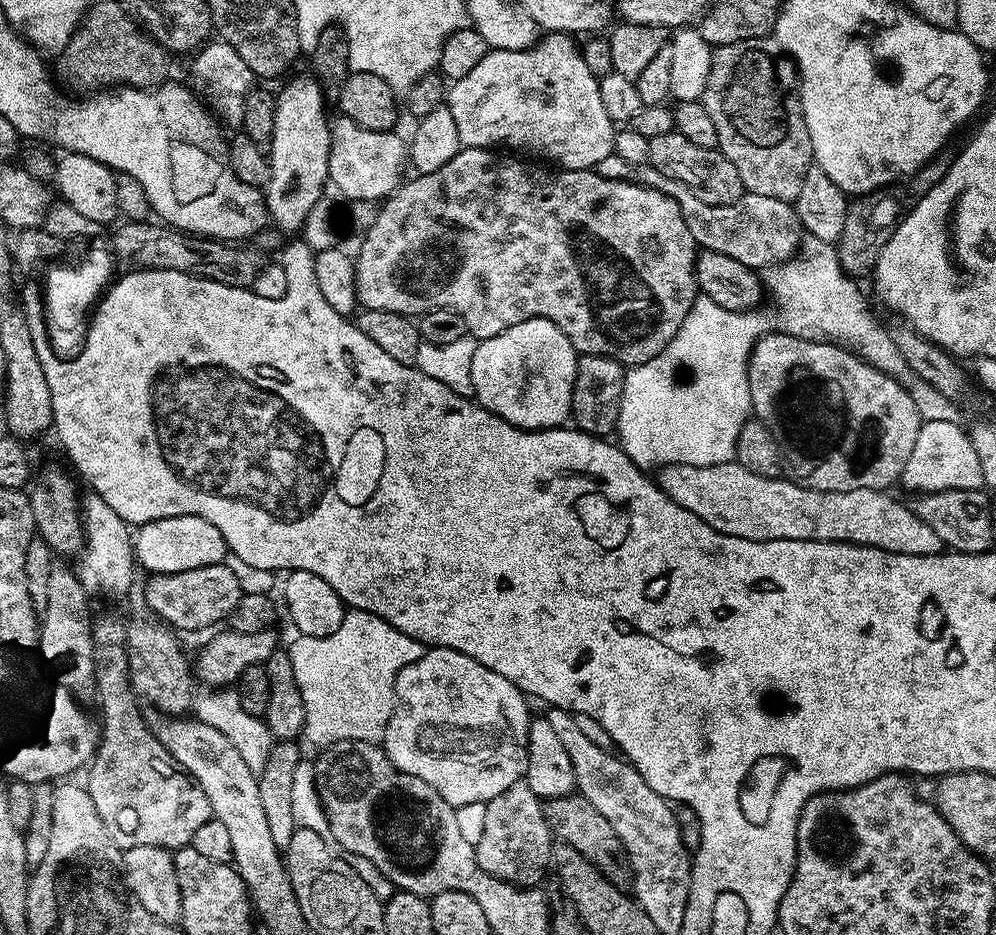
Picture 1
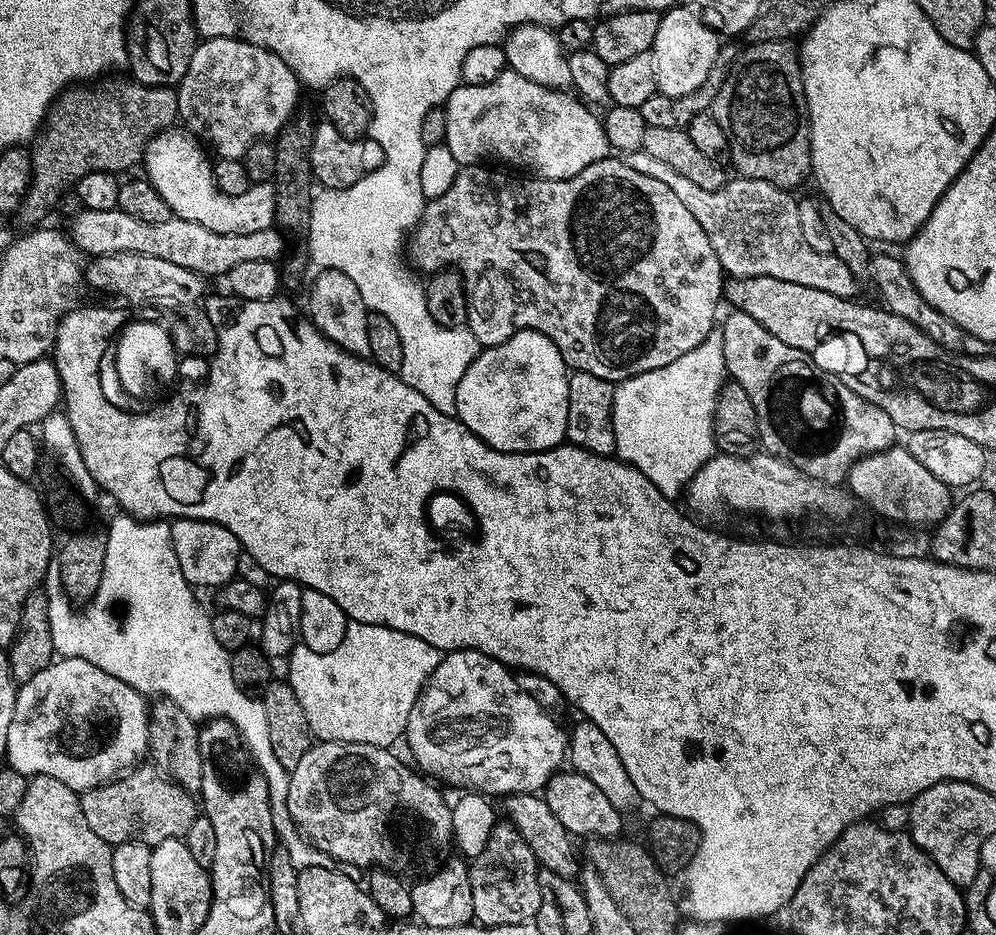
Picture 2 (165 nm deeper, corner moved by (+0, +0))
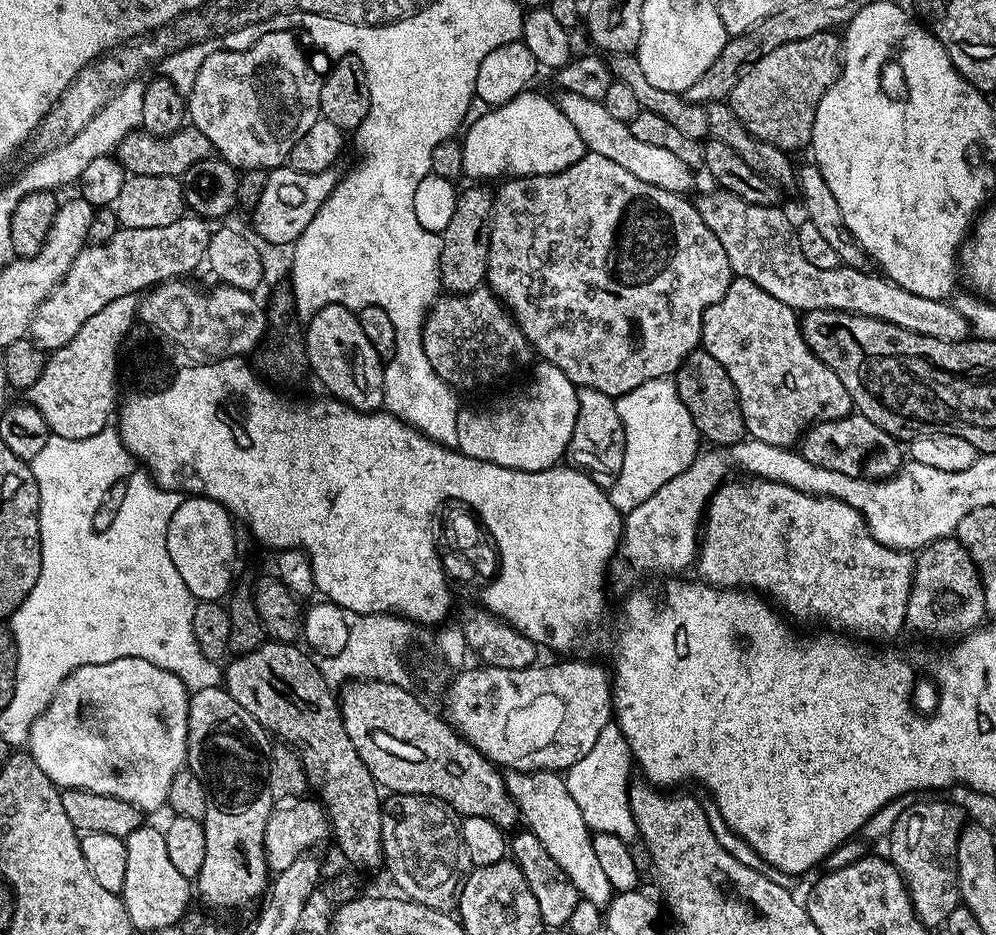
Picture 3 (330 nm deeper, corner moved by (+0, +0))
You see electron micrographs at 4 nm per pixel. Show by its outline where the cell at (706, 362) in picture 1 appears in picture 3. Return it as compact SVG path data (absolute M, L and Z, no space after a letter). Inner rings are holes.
M672 378L642 382L642 386L616 400L616 409L626 434L626 454L622 458L622 470L611 481L608 497L621 514L627 514L696 461L702 437L690 418L690 410L678 398Z

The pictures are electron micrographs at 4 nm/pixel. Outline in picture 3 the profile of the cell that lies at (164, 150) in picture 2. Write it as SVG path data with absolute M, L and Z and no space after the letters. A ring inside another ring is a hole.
M287 166L271 169L266 178L256 208L250 212L250 224L262 236L268 246L274 244L295 245L297 238L310 226L314 214L326 202L326 198L336 189L338 172L335 167L324 172L306 174Z

